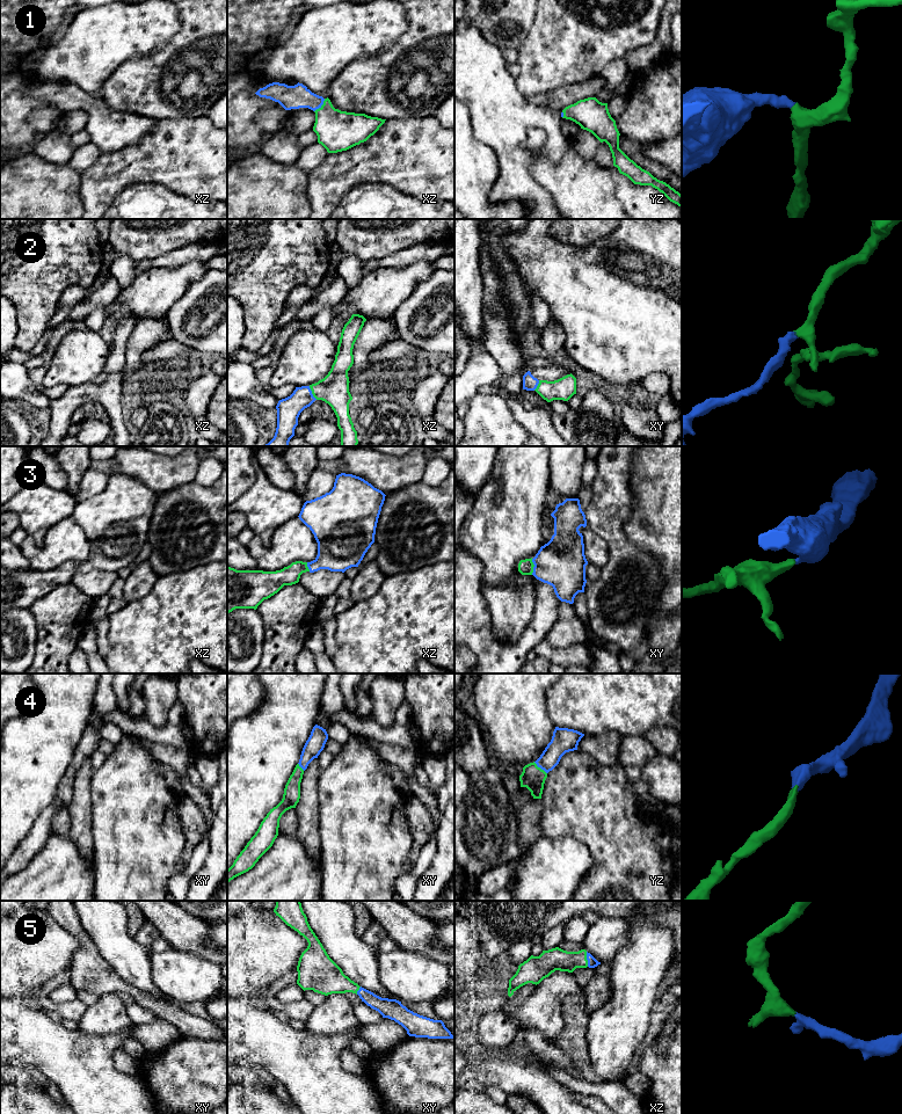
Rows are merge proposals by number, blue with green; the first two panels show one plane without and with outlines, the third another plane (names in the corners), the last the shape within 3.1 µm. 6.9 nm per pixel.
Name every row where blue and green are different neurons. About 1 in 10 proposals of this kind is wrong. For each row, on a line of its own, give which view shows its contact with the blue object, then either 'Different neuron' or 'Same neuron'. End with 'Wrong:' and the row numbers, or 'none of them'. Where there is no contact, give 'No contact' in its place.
1: Touches blue in xz. Same neuron
2: Touches blue in xz. Same neuron
3: Touches blue in xy. Same neuron
4: Touches blue in yz. Same neuron
5: Touches blue in xz. Same neuron
Wrong: none of them

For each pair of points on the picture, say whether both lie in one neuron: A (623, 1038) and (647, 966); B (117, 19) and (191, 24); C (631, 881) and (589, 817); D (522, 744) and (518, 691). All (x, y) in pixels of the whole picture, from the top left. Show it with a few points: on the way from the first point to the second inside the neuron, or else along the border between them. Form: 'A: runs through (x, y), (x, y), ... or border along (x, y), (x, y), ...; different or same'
A: runs through (623, 1020), (632, 1000), (635, 983); same
B: border along (180, 12), (181, 29), (166, 46); different
C: runs through (631, 865), (631, 859), (605, 834); same
D: runs through (521, 732), (521, 708), (518, 704); same

